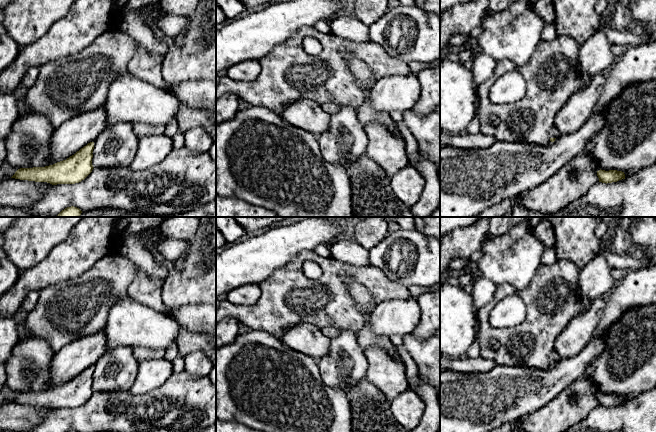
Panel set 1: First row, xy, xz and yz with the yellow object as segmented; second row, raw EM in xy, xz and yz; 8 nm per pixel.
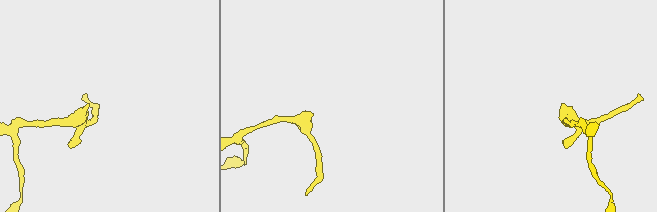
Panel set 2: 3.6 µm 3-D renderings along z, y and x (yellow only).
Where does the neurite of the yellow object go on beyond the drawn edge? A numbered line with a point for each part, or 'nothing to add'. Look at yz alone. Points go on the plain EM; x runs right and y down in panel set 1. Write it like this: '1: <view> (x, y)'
1: yz (553, 357)

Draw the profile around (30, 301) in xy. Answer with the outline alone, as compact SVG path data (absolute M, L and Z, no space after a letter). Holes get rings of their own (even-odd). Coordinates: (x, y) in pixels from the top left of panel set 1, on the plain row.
M31 291L22 300L21 306L29 313L37 305L39 299L39 293L37 291Z

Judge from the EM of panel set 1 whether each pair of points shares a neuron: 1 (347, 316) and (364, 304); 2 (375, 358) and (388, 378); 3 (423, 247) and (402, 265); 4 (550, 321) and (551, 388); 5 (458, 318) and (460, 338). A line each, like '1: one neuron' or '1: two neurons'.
1: two neurons
2: one neuron
3: one neuron
4: two neurons
5: one neuron

